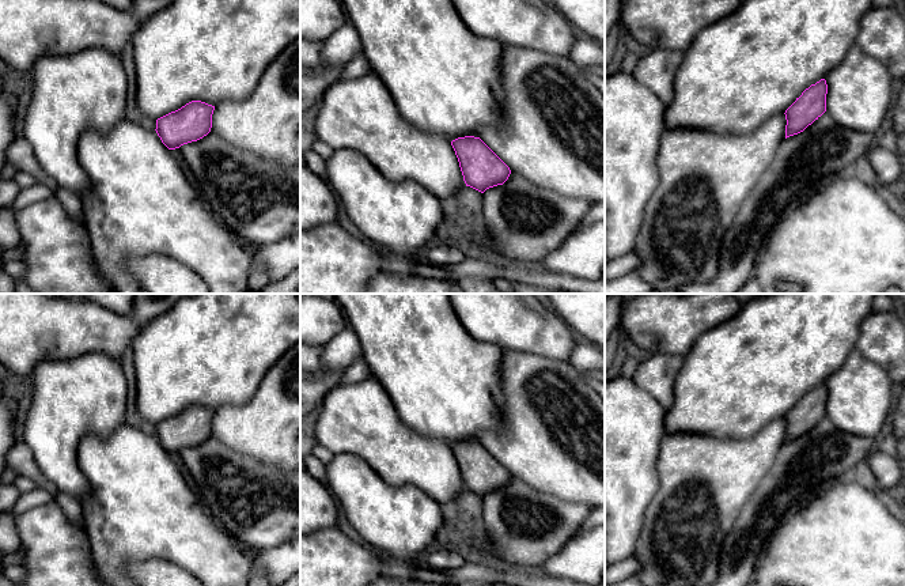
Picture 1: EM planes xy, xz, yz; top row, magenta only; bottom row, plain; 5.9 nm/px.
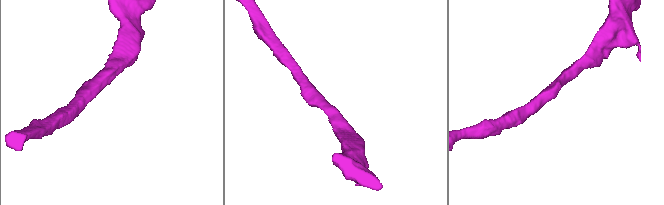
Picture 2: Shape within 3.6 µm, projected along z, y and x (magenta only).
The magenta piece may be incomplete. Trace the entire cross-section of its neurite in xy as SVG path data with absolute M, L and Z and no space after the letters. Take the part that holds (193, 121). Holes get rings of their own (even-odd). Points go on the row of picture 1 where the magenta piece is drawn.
M192 101L181 109L156 120L156 133L168 150L197 141L212 128L215 106L201 101Z

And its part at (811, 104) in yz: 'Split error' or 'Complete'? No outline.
Complete

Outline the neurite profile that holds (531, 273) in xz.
M466 257L457 266L447 266L443 269L454 279L474 277L488 281L507 279L511 283L576 294L605 294L605 277L597 281L567 277L560 273L545 271L537 262L514 262L510 266L499 266L480 258Z

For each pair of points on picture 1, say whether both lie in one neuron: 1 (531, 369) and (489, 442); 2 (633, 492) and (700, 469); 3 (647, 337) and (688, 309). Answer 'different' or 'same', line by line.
1: same
2: different
3: same

